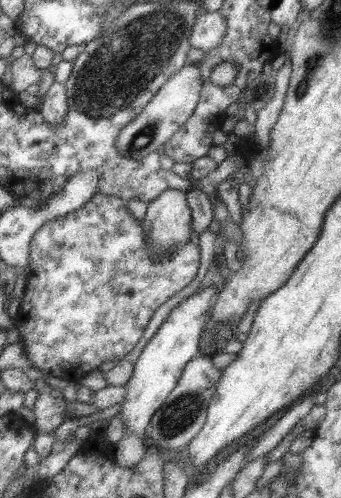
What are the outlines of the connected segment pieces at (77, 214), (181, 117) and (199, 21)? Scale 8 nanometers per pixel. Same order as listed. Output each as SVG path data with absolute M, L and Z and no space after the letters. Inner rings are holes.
M98 193L76 211L43 222L33 233L28 266L25 268L25 290L18 300L18 311L12 320L18 331L18 342L27 357L27 370L33 376L32 388L38 393L31 410L35 433L53 434L65 420L65 395L47 389L43 376L49 374L77 382L106 360L120 361L137 344L155 309L175 292L185 288L195 277L200 259L197 245L187 240L185 244L172 249L166 258L151 263L143 235L145 239L148 238L143 232L141 221L127 210L123 199Z
M197 63L183 65L173 76L169 76L161 88L149 99L134 120L125 124L114 139L116 154L132 160L140 160L151 152L158 152L169 138L181 129L193 113L201 94L201 78Z
M202 11L191 25L189 44L204 53L217 47L223 35L225 35L225 18L219 11Z

